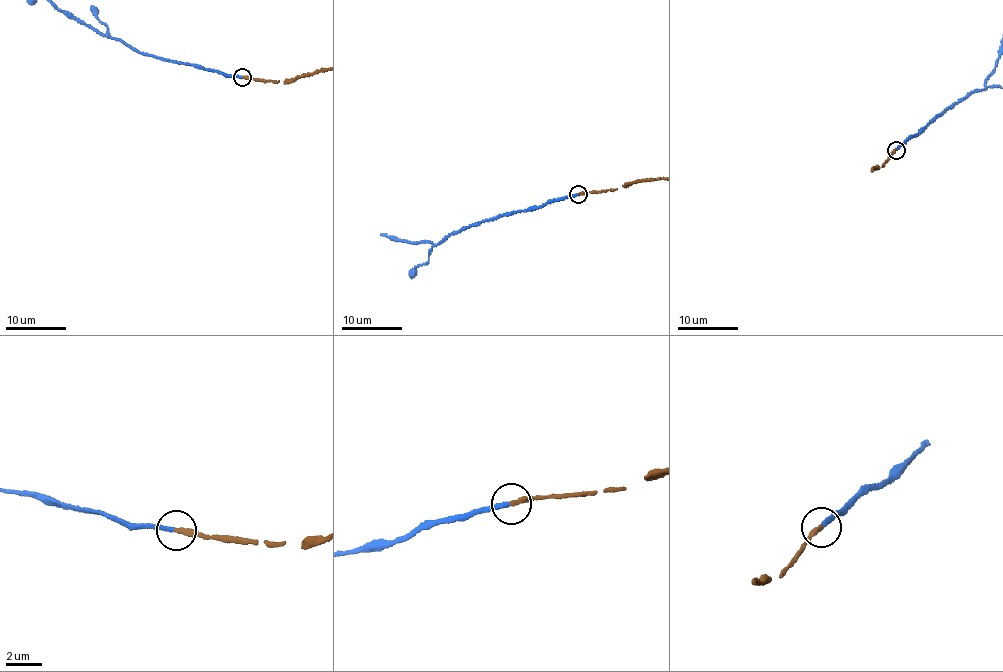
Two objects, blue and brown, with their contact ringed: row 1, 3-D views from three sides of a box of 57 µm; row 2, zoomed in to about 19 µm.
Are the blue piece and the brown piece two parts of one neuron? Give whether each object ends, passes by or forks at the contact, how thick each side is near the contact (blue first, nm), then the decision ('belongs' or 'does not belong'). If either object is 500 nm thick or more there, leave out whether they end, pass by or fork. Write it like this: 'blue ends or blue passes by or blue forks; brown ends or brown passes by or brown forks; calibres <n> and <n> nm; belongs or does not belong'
blue ends; brown ends; calibres 240 and 280 nm; belongs

